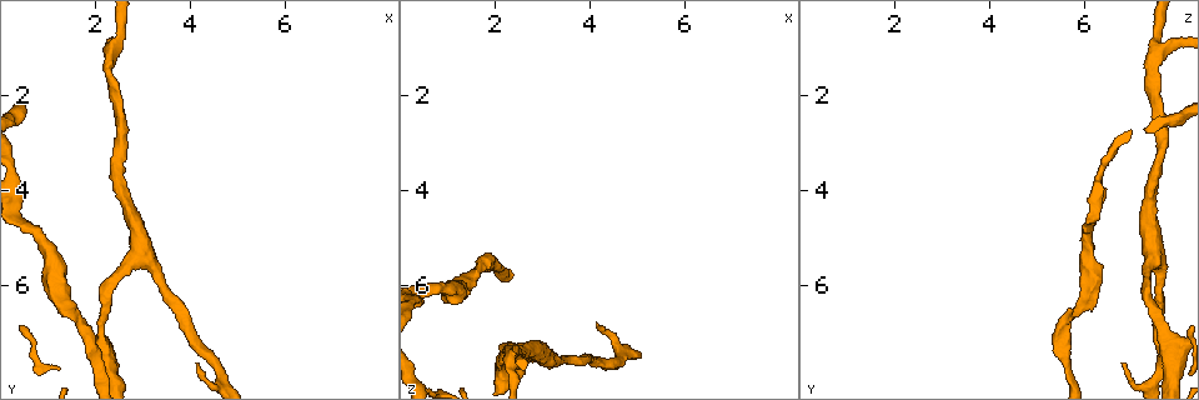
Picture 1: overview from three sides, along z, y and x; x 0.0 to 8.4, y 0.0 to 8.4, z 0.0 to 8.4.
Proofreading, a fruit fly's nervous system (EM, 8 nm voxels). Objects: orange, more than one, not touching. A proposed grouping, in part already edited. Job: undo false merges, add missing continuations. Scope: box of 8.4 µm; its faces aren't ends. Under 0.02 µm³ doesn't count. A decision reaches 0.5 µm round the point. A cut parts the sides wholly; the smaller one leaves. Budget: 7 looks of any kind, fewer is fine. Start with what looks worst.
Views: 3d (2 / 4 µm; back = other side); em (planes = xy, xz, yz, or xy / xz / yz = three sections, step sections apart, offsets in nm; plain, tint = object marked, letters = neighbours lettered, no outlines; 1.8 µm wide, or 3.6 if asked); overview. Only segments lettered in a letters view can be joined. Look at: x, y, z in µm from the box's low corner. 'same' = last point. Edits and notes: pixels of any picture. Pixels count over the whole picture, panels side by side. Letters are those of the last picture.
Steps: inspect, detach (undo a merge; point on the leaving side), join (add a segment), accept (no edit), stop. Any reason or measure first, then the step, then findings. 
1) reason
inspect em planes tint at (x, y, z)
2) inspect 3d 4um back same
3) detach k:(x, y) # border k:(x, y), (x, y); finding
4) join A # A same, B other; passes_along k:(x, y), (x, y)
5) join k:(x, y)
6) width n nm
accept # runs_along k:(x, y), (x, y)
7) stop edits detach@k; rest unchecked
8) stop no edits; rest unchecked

inspect em xy step 16 letters at (2.30, 1.10, 7.55)

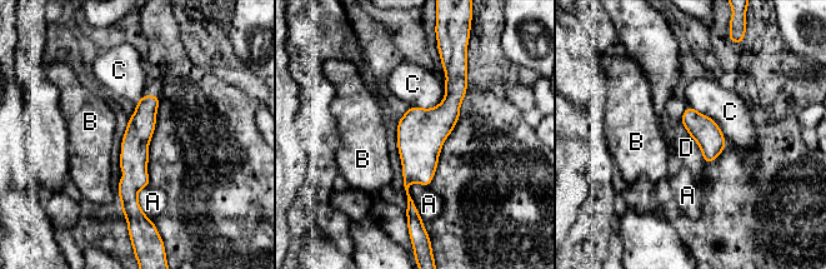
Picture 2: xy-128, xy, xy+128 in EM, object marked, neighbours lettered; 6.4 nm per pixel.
accept # A other, B other, C other, D other; border 2:(680, 120), (696, 143), (706, 164); all the same cell

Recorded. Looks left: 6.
a narrow waist
inspect em xz step 4 letters at (1.55, 6.55, 5.75)

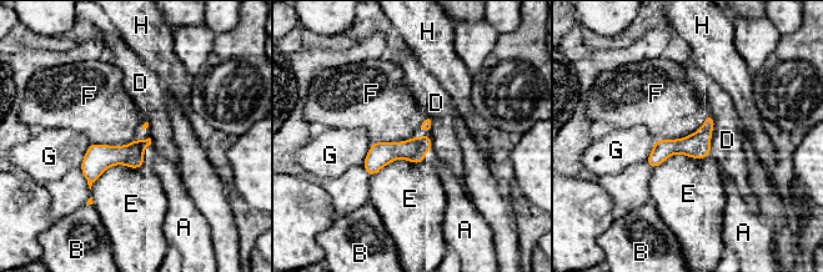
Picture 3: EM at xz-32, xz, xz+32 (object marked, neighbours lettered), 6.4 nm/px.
longest_contact E 400 nm
accept # A other, B other, D other, E other, F other, G other, H other; border 3:(135, 140), (124, 145), (90, 144); all the same cell

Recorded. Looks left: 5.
sudden change in width
inspect em yz step 8 letters at (2.45, 5.75, 7.35)

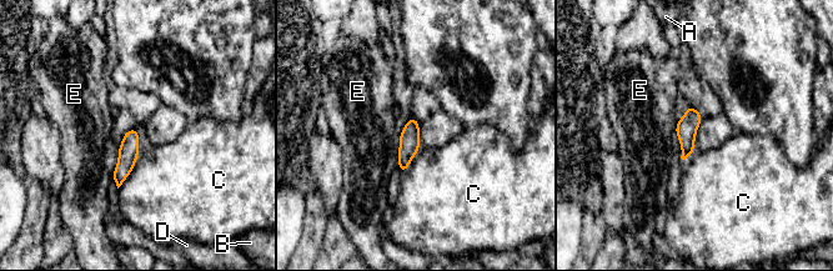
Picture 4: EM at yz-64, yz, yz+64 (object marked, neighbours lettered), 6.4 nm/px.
another direction
inspect em planes letters same

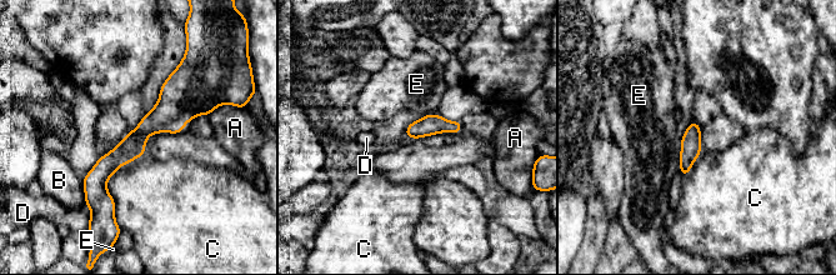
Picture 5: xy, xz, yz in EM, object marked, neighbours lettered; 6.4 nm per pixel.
accept # A other, B other, C other, D other, E other; runs_along 5:(208, 109), (154, 121), (86, 189); one cell here

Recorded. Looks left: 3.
stop no edits; rest unchecked

